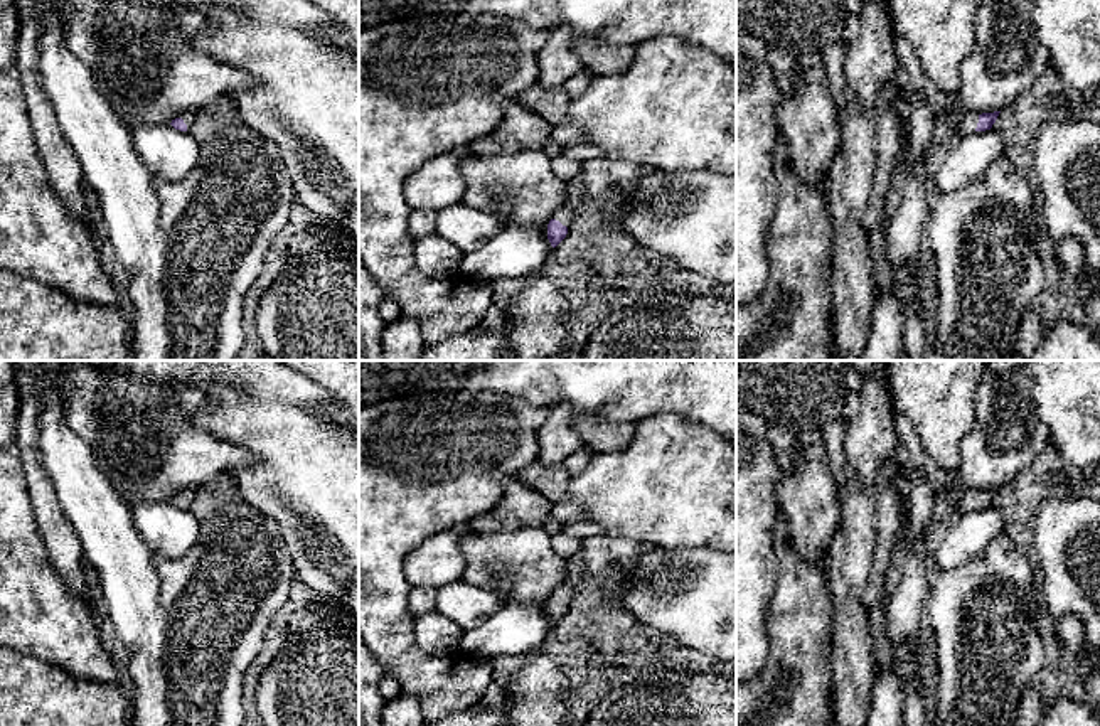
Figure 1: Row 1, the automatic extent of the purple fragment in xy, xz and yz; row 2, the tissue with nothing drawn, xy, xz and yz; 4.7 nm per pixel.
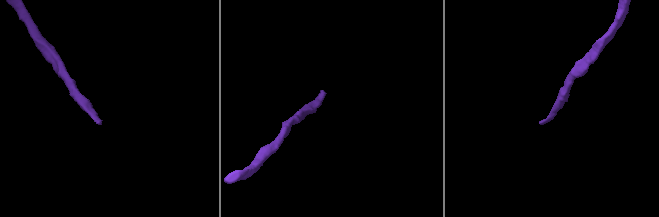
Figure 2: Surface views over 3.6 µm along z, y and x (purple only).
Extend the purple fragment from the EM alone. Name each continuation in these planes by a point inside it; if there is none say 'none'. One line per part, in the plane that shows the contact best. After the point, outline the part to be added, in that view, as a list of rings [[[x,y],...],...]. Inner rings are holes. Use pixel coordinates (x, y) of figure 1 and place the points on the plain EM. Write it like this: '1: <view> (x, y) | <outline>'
1: yz (969, 499) | [[[967,490],[958,500],[958,509],[960,510],[972,510],[972,509],[975,509],[977,500],[979,500],[979,492],[977,490]]]

